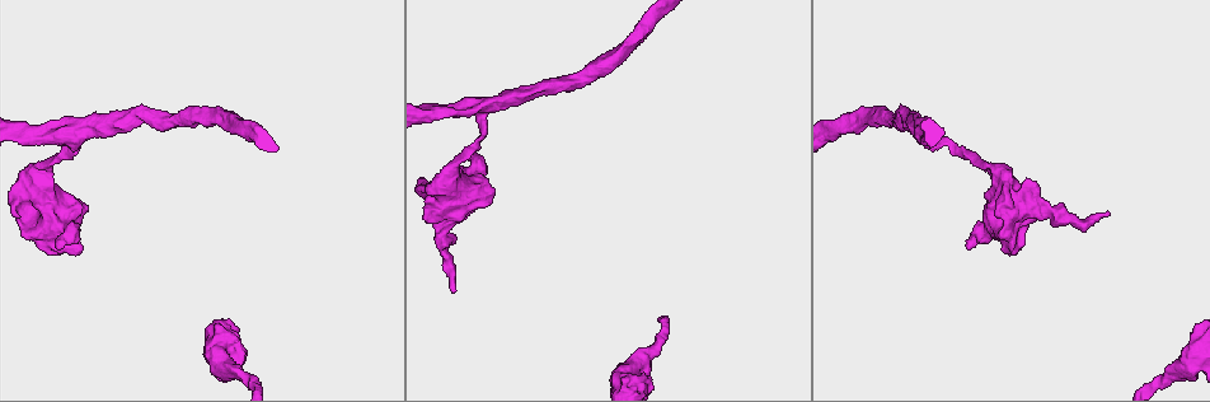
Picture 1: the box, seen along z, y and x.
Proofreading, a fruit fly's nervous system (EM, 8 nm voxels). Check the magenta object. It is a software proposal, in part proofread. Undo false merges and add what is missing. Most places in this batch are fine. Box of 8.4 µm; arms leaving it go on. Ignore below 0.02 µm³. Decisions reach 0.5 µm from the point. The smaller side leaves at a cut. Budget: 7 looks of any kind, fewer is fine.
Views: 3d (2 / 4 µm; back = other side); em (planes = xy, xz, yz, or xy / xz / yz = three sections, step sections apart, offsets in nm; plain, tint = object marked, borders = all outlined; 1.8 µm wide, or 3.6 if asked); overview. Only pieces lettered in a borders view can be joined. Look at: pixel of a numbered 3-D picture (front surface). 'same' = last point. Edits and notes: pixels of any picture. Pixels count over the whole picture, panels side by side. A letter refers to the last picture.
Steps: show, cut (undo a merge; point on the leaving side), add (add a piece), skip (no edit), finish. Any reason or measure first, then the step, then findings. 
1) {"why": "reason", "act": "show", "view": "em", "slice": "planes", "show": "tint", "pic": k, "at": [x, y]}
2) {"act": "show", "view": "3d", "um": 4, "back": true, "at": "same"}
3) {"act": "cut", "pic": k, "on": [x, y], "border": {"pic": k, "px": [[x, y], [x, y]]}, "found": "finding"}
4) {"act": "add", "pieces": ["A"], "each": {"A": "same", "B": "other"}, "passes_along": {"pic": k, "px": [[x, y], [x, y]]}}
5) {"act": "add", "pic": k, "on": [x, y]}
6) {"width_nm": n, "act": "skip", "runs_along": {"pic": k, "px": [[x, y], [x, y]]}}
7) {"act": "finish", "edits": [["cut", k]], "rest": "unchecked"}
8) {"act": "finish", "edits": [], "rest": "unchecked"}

{"why": "sudden change in width", "act": "show", "view": "3d", "um": 4, "pic": 1, "at": [218, 362]}

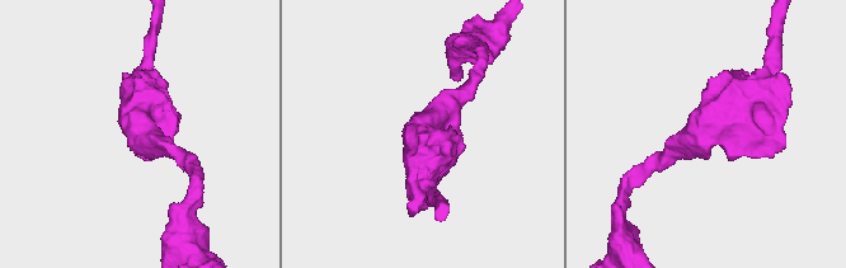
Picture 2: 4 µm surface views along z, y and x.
{"act": "show", "view": "em", "slice": "xy", "step": 8, "show": "tint", "pic": 2, "at": [709, 133]}

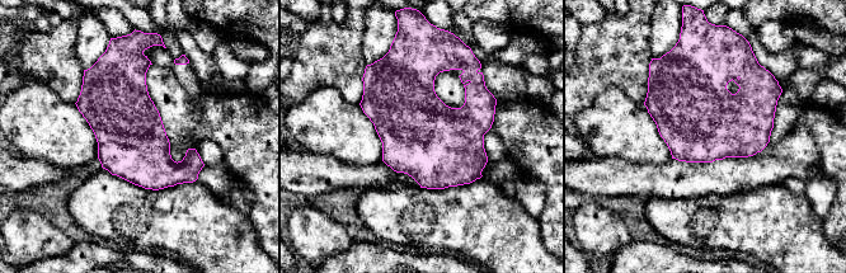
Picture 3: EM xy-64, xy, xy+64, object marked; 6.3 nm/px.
{"why": "another direction", "act": "show", "view": "em", "slice": "planes", "show": "borders", "at": "same"}

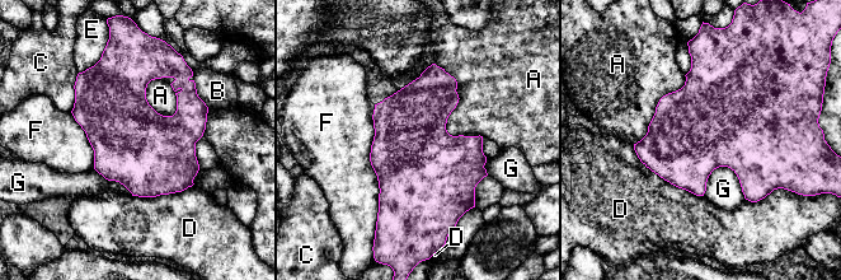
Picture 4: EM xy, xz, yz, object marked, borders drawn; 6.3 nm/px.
{"width_nm": 500, "act": "skip", "each": {"A": "other", "B": "other", "C": "other", "D": "other", "E": "other", "F": "other", "G": "other"}, "border": {"pic": 4, "px": [[432, 62], [463, 135]]}, "found": "all the same neuron"}

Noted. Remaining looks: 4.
{"why": "free end", "act": "show", "view": "em", "slice": "planes", "show": "borders", "pic": 1, "at": [970, 249]}

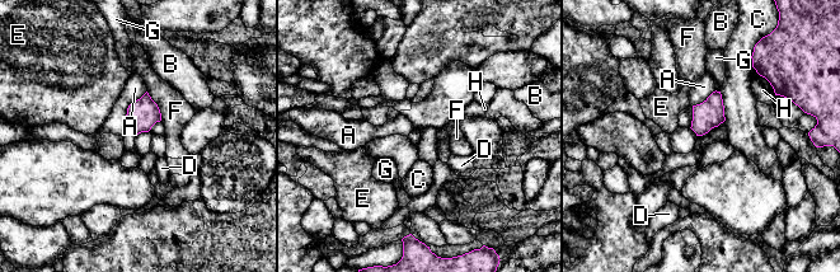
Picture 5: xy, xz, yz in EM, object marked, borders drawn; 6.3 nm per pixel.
{"act": "skip", "each": {"A": "other", "B": "other", "C": "other", "D": "other", "E": "other", "F": "other", "G": "other", "H": "other"}, "found": "none of them fits"}

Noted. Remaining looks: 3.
{"why": "branch stops here", "act": "show", "view": "3d", "um": 2, "back": true, "pic": 1, "at": [457, 290]}

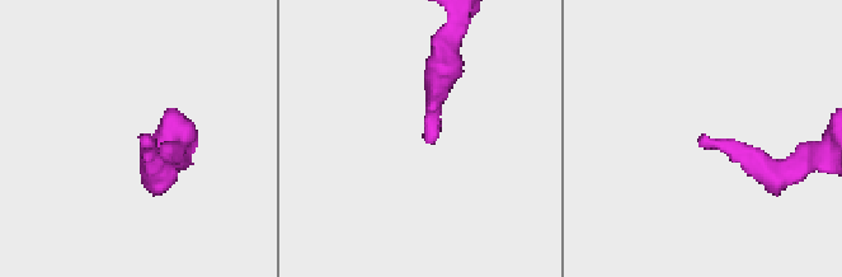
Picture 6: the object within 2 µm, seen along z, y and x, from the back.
{"why": "now the EM", "act": "show", "view": "em", "slice": "planes", "show": "borders", "pic": 6, "at": [424, 140]}

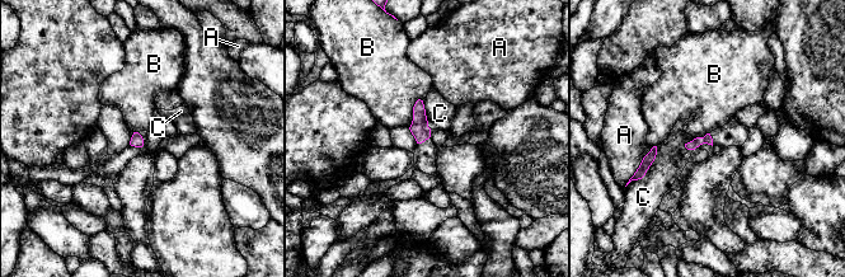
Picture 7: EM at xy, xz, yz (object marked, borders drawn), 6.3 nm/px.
{"act": "skip", "each": {"A": "other", "B": "other", "C": "other"}, "border": {"pic": 7, "px": [[419, 98], [408, 127]]}, "found": "no lettered piece goes on from it"}

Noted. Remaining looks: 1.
{"act": "finish", "edits": [], "rest": "unchecked"}

